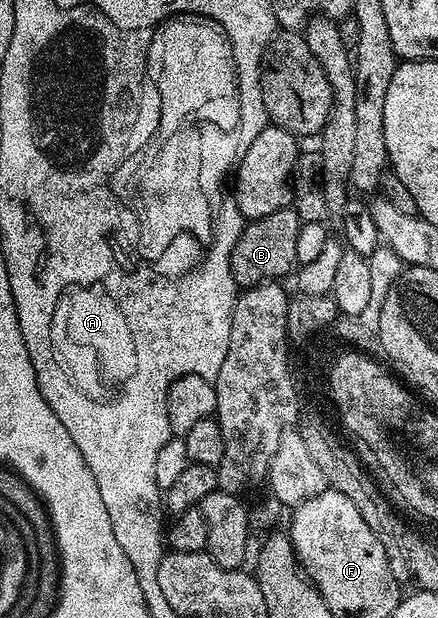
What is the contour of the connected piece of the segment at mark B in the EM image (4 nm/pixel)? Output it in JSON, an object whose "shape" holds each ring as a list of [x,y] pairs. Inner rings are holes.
{"shape":[[[292,206],[282,210],[274,210],[274,214],[266,214],[266,218],[258,218],[245,223],[244,232],[238,238],[237,245],[234,246],[233,256],[230,258],[230,270],[236,285],[241,289],[253,288],[256,284],[279,281],[284,278],[280,276],[288,276],[292,271],[293,275],[298,268],[298,253],[294,251],[294,246],[298,243],[298,230],[301,223],[299,214]]]}

